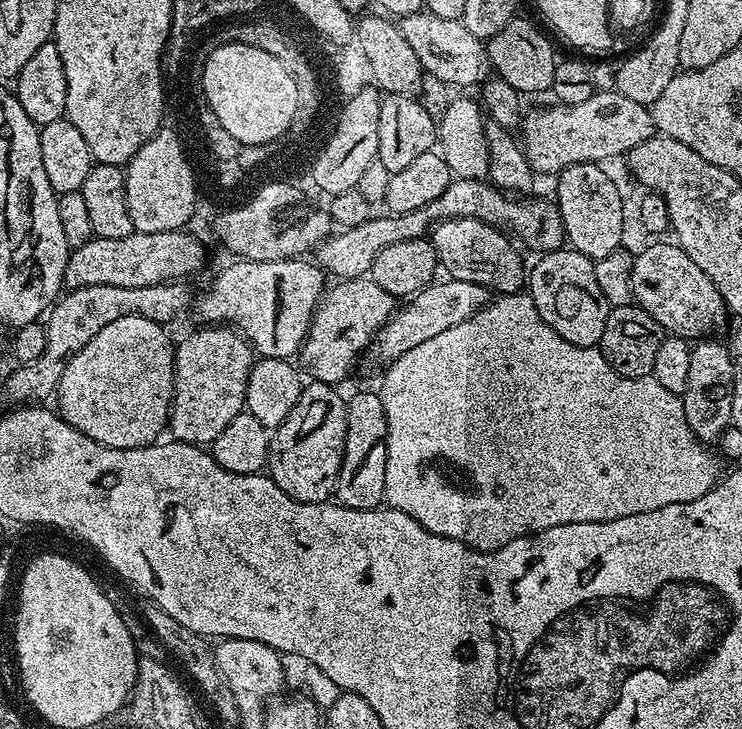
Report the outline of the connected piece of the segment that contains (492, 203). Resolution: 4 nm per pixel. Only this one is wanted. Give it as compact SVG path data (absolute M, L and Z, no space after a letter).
M453 179L446 190L442 190L442 198L434 198L434 202L418 210L383 214L384 216L376 214L372 219L362 222L362 226L346 228L328 236L316 245L314 260L329 277L336 276L332 278L337 281L359 280L371 273L374 258L378 258L378 254L386 250L386 246L394 246L394 242L410 242L427 237L439 221L471 216L511 234L521 245L524 243L526 247L533 248L536 254L552 252L561 247L565 239L560 209L551 199L528 199L532 198L517 198L484 180Z

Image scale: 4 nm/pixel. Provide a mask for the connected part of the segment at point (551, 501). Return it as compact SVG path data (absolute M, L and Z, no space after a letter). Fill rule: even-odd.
M518 291L513 296L497 295L485 309L486 320L480 336L462 338L444 350L438 350L434 338L430 338L430 342L422 342L422 346L406 350L402 358L383 369L384 381L378 385L378 391L382 398L382 410L386 410L388 431L384 491L384 504L387 507L410 514L410 518L430 530L430 534L454 538L454 542L462 542L467 548L479 552L496 552L506 546L506 542L514 542L514 538L532 536L536 532L550 530L550 526L562 526L570 522L593 524L614 518L626 518L630 514L646 514L646 510L662 510L662 506L694 502L694 498L702 498L702 494L713 488L721 475L720 468L716 465L717 457L712 457L708 453L709 449L690 430L684 413L684 401L677 393L666 390L666 386L661 386L653 376L619 376L606 362L599 347L574 346L566 342L562 334L554 334L554 330L550 330L550 326L546 326L546 322L542 322L542 318L536 313L534 298L530 298L527 291ZM439 460L461 468L472 483L472 492L463 492L462 489L448 484L447 478L435 468Z

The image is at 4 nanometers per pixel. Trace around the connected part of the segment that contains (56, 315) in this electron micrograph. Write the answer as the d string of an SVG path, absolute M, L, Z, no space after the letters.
M173 282L156 286L82 286L65 291L43 321L46 350L42 350L34 362L13 367L13 372L4 380L4 396L9 400L9 405L32 406L47 401L44 399L47 396L49 399L60 385L70 358L74 358L74 354L78 354L78 350L82 350L82 346L86 346L98 330L110 326L110 322L118 322L118 318L150 318L150 322L171 325L171 320L187 304L189 307L190 296L188 300L186 285L184 282Z

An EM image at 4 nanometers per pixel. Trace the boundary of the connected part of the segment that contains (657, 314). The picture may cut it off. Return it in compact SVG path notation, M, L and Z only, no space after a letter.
M652 242L649 248L644 248L639 253L635 253L632 261L632 294L635 303L658 322L665 333L673 336L680 336L689 342L699 341L701 338L708 338L713 335L715 328L720 328L724 324L726 309L722 294L718 294L718 286L702 274L702 269L690 259L690 254L686 254L675 242L660 244L664 242Z

